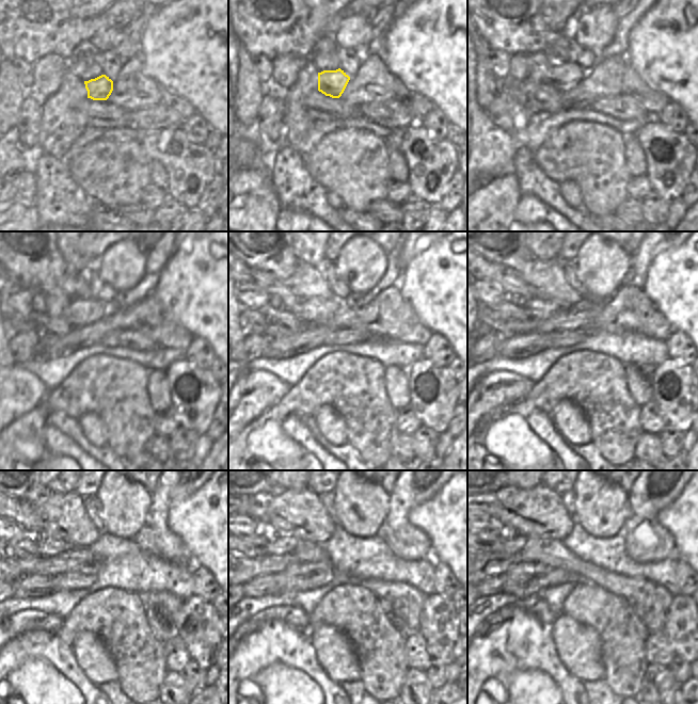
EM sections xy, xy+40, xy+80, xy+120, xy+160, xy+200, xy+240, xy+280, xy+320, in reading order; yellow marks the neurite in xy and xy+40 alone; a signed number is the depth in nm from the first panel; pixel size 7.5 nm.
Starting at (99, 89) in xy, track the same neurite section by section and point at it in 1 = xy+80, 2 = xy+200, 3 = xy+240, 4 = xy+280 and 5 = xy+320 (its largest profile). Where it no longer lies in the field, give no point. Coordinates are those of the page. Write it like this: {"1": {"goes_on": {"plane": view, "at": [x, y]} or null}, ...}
{"1": {"goes_on": {"plane": "xy+80", "at": [566, 76]}}, "2": {"goes_on": {"plane": "xy+200", "at": [542, 308]}}, "3": {"goes_on": {"plane": "xy+240", "at": [48, 546]}}, "4": {"goes_on": {"plane": "xy+280", "at": [278, 544]}}, "5": {"goes_on": {"plane": "xy+320", "at": [512, 542]}}}

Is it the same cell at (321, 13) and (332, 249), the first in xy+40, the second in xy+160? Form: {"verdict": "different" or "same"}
{"verdict": "different"}

